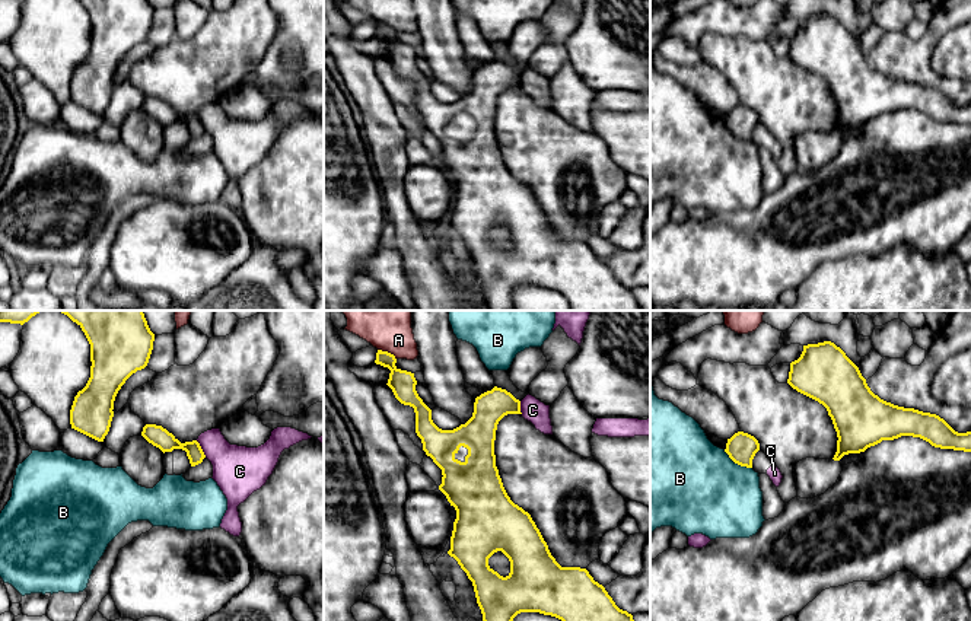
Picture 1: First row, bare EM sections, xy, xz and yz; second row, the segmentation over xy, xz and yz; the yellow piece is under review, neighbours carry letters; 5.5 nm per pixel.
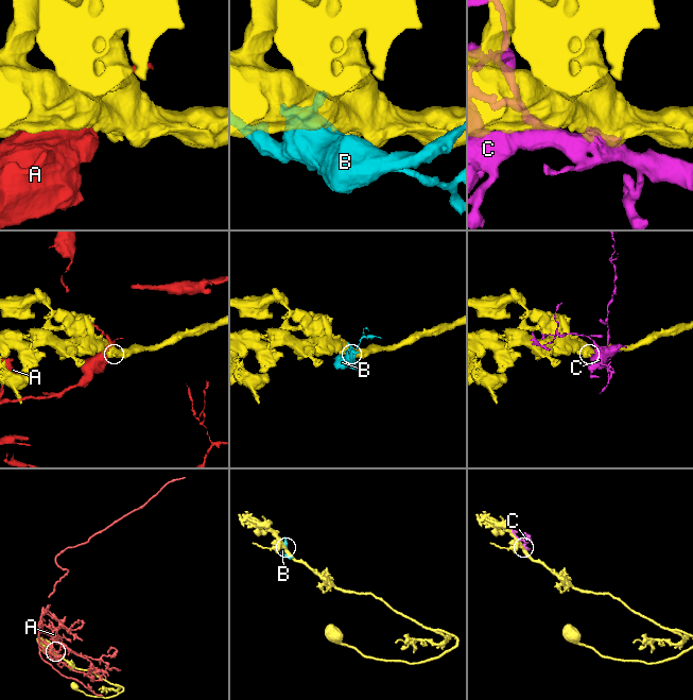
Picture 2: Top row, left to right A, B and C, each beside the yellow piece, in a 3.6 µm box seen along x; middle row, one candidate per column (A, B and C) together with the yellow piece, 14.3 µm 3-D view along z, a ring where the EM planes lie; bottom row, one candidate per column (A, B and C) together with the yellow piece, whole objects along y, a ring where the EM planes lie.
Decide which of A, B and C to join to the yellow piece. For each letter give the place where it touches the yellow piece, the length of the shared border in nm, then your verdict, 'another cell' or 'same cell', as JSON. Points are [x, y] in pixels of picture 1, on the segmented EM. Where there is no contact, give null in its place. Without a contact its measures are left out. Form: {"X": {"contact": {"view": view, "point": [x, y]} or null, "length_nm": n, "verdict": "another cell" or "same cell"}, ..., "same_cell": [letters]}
{"A": {"contact": {"view": "xz", "point": [387, 352]}, "length_nm": 120, "verdict": "another cell"}, "B": {"contact": {"view": "yz", "point": [736, 462]}, "length_nm": 190, "verdict": "another cell"}, "C": {"contact": {"view": "xy", "point": [201, 449]}, "length_nm": 110, "verdict": "another cell"}, "same_cell": []}

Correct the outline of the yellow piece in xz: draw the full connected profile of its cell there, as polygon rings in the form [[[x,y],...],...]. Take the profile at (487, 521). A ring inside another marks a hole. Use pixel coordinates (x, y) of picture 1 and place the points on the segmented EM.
[[[378,350],[376,364],[391,370],[388,386],[395,398],[414,408],[416,433],[423,450],[442,469],[439,490],[456,510],[451,550],[461,569],[472,582],[483,621],[513,621],[520,612],[539,612],[561,621],[634,621],[620,609],[605,587],[586,569],[561,567],[531,515],[507,496],[496,466],[494,440],[499,421],[507,414],[522,414],[520,401],[506,389],[494,386],[475,398],[472,417],[453,430],[442,430],[432,420],[432,410],[416,391],[414,373],[395,366],[397,359]],[[502,551],[510,561],[510,573],[503,577],[488,566],[488,558]]]

